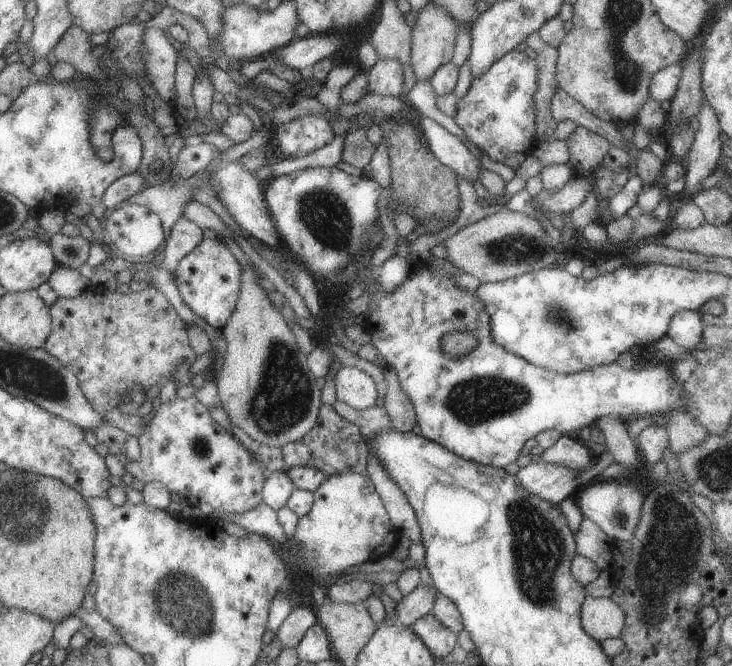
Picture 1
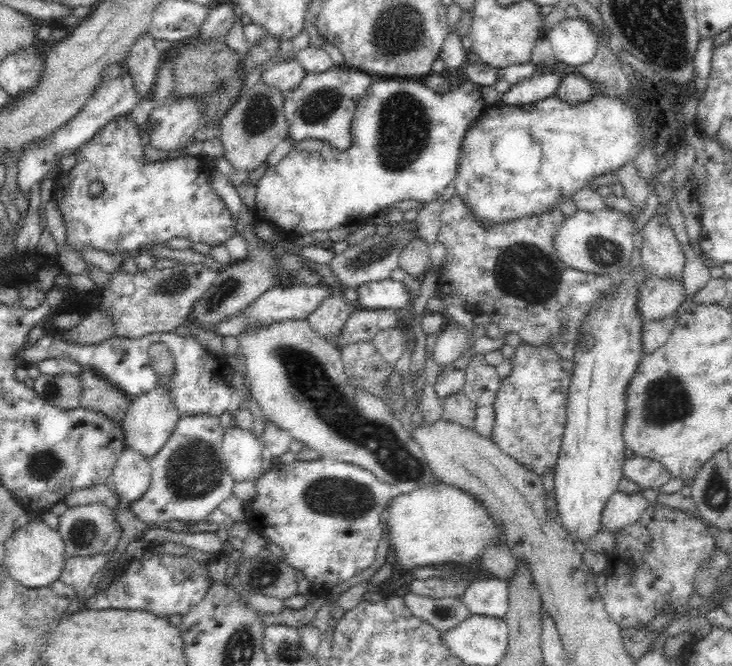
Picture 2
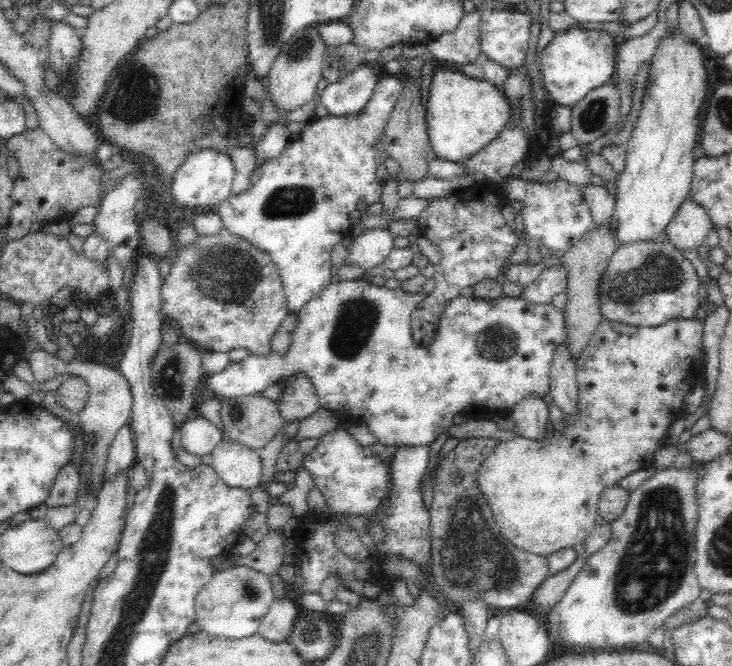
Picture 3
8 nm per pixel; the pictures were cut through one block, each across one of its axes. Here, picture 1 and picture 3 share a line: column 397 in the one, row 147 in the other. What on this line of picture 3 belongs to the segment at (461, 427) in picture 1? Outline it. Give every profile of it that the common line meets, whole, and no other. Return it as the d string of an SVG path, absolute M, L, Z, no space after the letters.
M397 73L380 78L364 111L354 118L315 116L306 122L298 134L291 136L289 144L280 154L266 159L254 170L248 190L240 194L231 194L216 208L216 213L221 216L222 224L228 232L263 250L278 267L292 313L303 310L304 306L331 283L330 251L334 244L343 240L344 232L351 229L348 218L350 212L354 212L362 202L369 206L381 200L383 185L376 176L380 160L378 144L385 140L384 128L399 104L402 94L406 92L406 85L400 77L401 75Z

